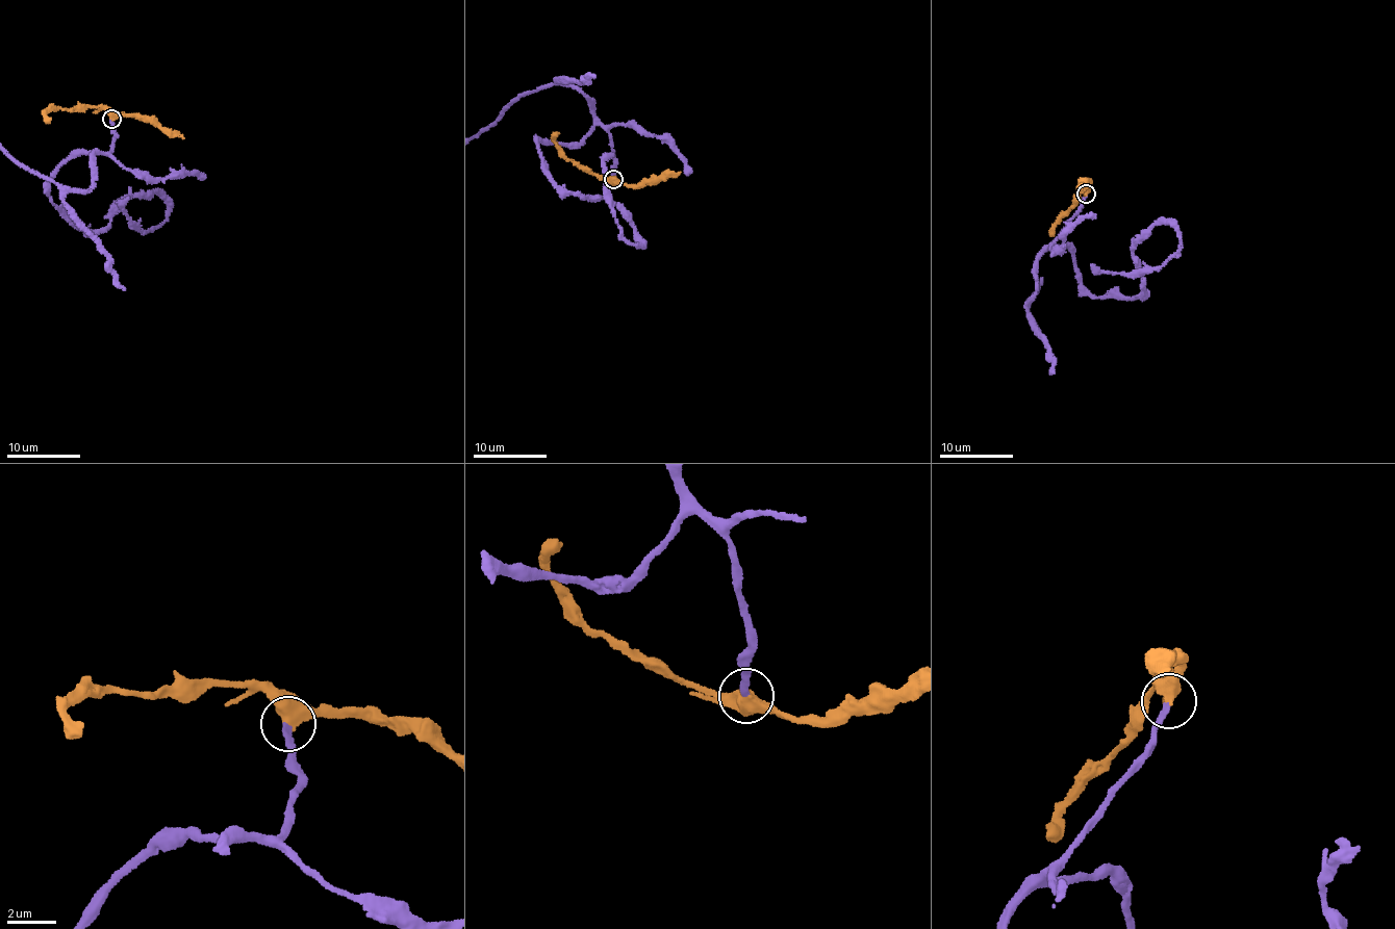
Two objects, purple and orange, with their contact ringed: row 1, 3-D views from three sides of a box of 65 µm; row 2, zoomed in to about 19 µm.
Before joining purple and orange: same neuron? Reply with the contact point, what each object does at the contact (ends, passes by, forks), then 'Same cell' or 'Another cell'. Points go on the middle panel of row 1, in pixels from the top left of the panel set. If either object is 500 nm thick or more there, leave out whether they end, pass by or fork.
Place: (613, 179). At the ring purple ends. At the ring orange passes by. Same cell

